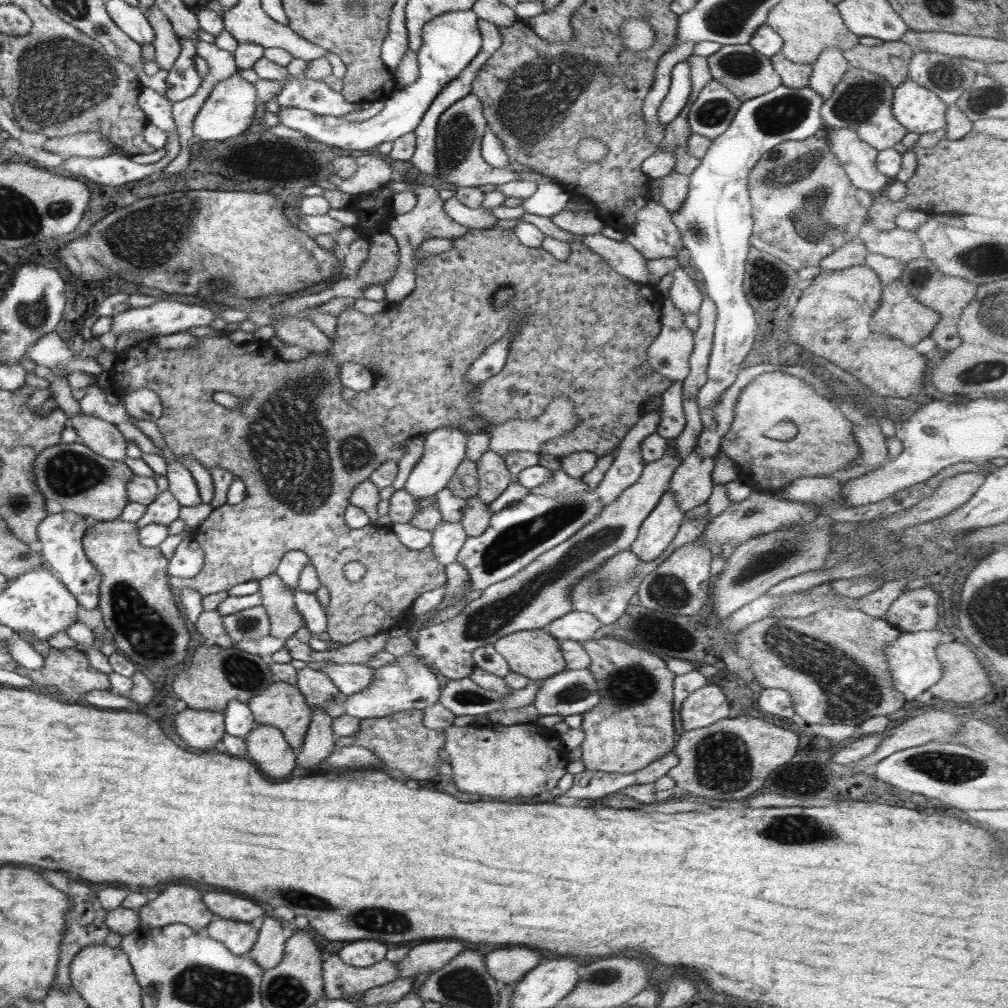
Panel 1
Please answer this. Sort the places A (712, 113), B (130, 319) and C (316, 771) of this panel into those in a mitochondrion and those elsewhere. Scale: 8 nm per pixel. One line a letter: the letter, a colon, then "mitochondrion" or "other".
A: mitochondrion
B: other
C: other

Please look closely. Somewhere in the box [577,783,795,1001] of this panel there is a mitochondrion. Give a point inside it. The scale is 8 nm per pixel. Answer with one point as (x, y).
(605, 975)

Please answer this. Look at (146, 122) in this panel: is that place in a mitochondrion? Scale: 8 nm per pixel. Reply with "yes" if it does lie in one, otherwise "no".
no

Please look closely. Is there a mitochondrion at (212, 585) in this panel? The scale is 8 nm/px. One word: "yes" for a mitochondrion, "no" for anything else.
no

